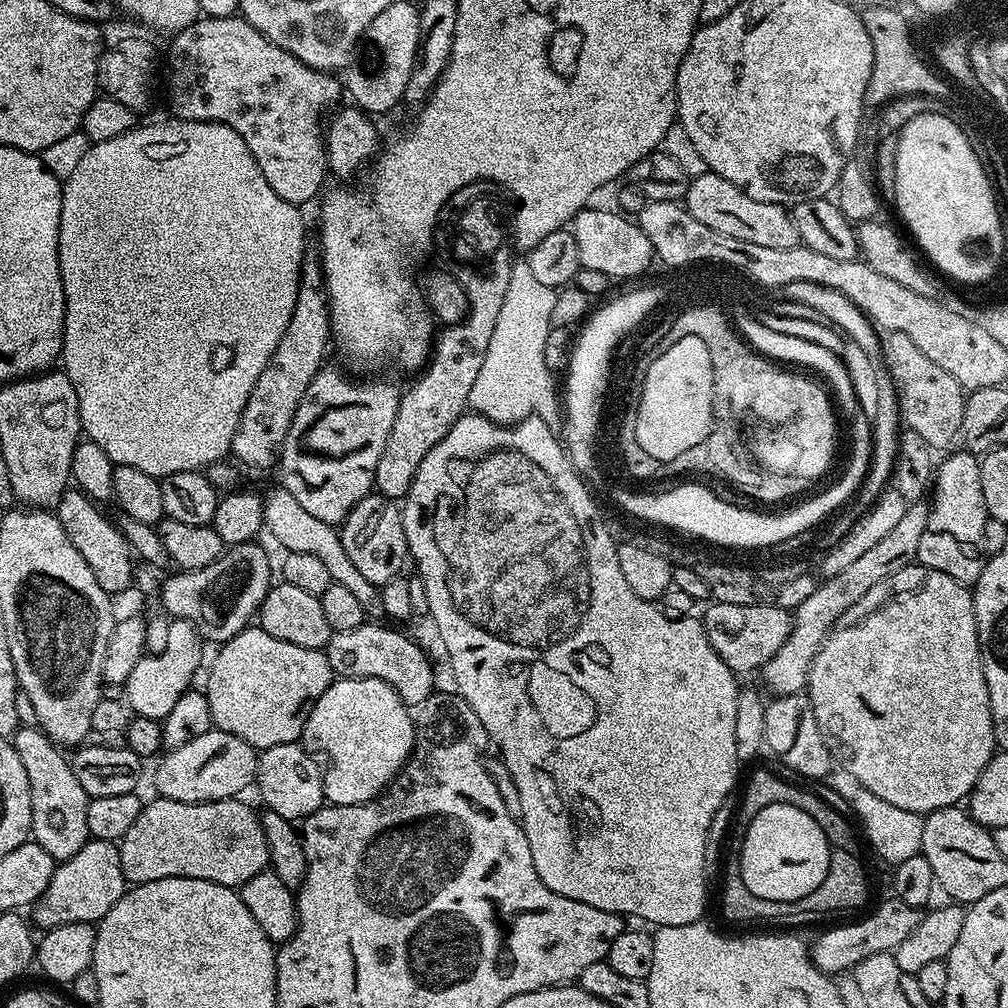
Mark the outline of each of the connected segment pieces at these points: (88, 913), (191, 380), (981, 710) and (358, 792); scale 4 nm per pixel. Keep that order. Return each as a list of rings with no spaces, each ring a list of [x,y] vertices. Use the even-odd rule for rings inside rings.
[[[89,839],[87,844],[68,860],[59,861],[52,869],[46,890],[34,905],[35,927],[40,930],[67,924],[95,925],[124,897],[126,881],[122,874],[119,847],[110,840]]]
[[[176,118],[171,122],[173,124],[148,124],[145,128],[137,126],[118,138],[92,144],[74,174],[63,181],[58,230],[58,262],[64,283],[62,370],[78,394],[83,435],[100,446],[114,465],[134,466],[134,470],[157,478],[179,472],[199,472],[209,464],[221,463],[231,453],[242,410],[278,342],[282,342],[286,326],[290,326],[290,314],[294,314],[300,285],[300,266],[306,258],[301,209],[270,190],[270,182],[266,182],[258,162],[254,162],[254,154],[250,154],[240,135],[215,120]]]
[[[919,562],[910,563],[902,570],[882,578],[878,586],[870,586],[870,590],[866,590],[866,594],[862,594],[862,598],[858,598],[858,602],[854,602],[854,606],[850,606],[850,610],[846,610],[842,618],[838,618],[838,622],[824,639],[820,653],[814,658],[808,675],[806,695],[812,704],[814,718],[818,718],[818,726],[824,731],[825,737],[833,741],[836,739],[852,755],[852,761],[848,764],[848,772],[852,776],[849,777],[855,783],[866,786],[870,794],[878,794],[878,798],[891,802],[901,810],[927,814],[959,805],[971,793],[982,770],[991,762],[998,748],[992,725],[990,694],[986,686],[984,667],[980,661],[980,643],[972,605],[972,592],[965,585],[950,578],[950,574],[942,574],[942,570],[928,568]]]
[[[336,678],[316,699],[304,718],[303,747],[313,754],[321,752],[324,773],[324,799],[328,804],[354,806],[379,796],[408,761],[416,741],[417,725],[412,724],[409,705],[391,686],[378,678]]]

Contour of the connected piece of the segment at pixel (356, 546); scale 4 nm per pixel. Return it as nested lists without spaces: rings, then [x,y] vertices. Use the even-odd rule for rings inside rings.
[[[369,494],[361,498],[338,528],[340,541],[350,562],[365,576],[366,582],[382,586],[397,579],[409,559],[401,509],[387,496]]]

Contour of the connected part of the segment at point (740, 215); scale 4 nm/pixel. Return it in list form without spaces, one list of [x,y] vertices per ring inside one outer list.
[[[706,171],[700,176],[691,177],[682,204],[698,222],[732,239],[768,246],[771,251],[800,244],[800,235],[785,205],[758,202],[750,198],[750,194],[738,190],[734,182],[726,182],[726,178],[716,172]]]

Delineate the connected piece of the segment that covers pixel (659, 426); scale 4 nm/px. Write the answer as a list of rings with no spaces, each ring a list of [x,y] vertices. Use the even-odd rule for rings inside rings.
[[[677,336],[668,345],[666,352],[656,362],[650,362],[647,366],[648,369],[644,373],[644,385],[641,387],[640,404],[637,406],[635,438],[638,446],[651,458],[661,462],[676,460],[678,454],[686,454],[686,450],[698,446],[698,442],[706,439],[714,423],[712,418],[712,367],[710,366],[710,350],[706,350],[706,342],[702,342],[702,338]]]

